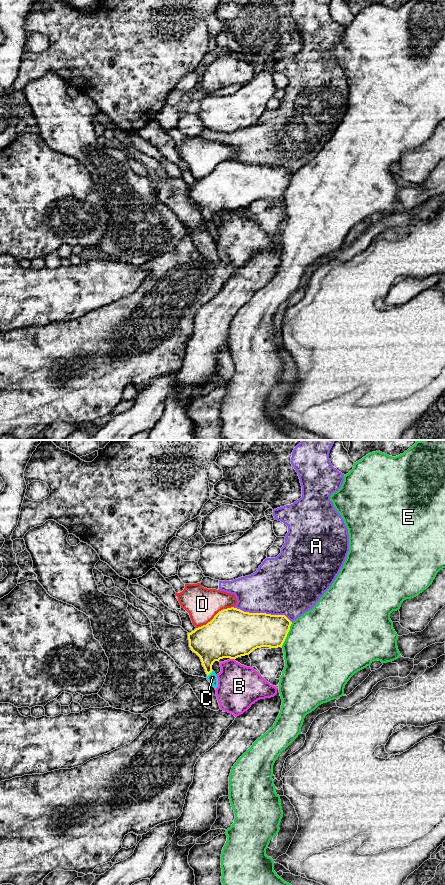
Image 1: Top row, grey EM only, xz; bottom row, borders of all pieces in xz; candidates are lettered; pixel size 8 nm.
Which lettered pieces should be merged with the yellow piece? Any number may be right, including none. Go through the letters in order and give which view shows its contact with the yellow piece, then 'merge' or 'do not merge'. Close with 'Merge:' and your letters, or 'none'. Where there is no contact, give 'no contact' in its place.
A: xz | do not merge
B: xz | do not merge
C: xz | merge
D: xz | do not merge
E: xz | do not merge
Merge: C

